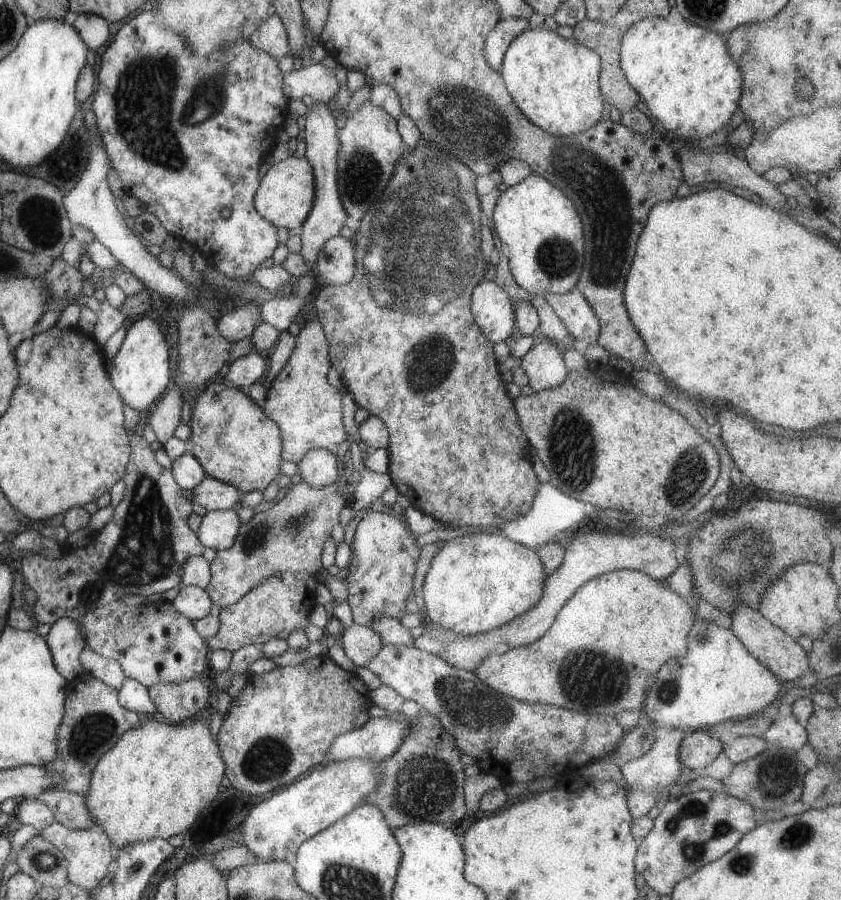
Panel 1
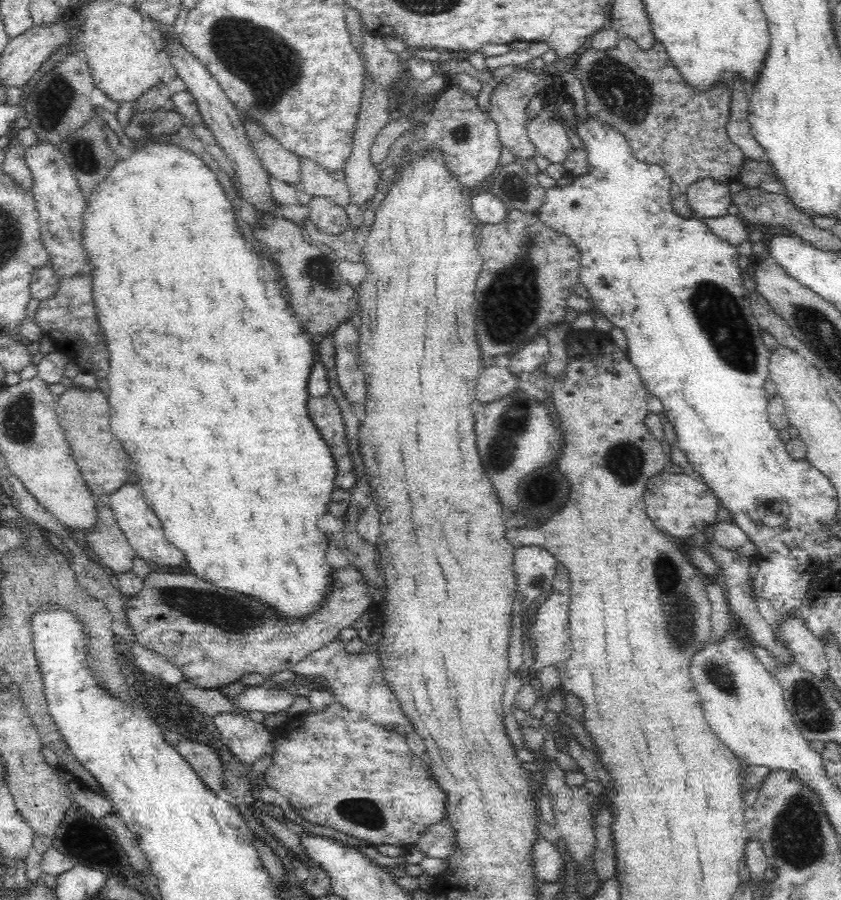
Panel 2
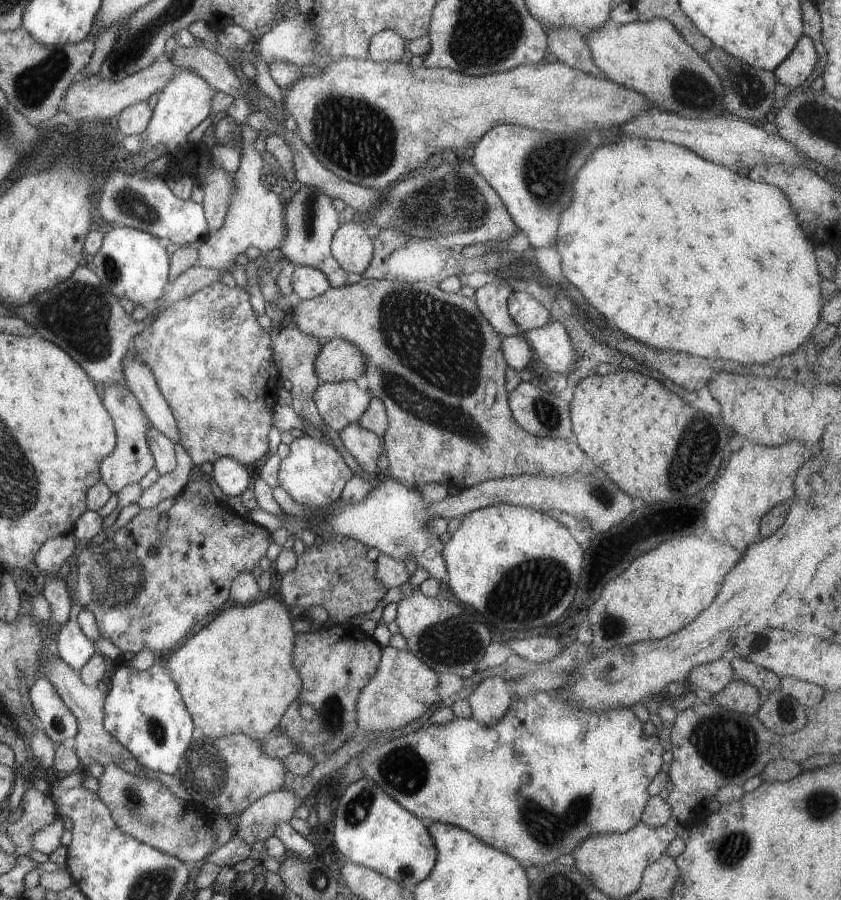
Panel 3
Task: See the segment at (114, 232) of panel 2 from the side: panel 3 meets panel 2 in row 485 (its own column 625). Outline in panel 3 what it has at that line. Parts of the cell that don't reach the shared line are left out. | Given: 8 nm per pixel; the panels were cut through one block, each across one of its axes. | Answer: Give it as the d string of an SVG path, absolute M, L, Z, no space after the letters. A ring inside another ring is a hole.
M626 137L619 139L618 142L603 144L599 148L593 150L593 156L589 156L585 160L585 164L577 170L575 178L573 178L573 194L571 194L571 202L569 206L561 212L559 216L559 226L556 230L556 250L560 257L560 275L561 281L563 281L571 291L576 291L581 294L581 297L591 306L606 322L615 330L619 331L623 335L637 340L639 343L649 348L667 348L666 351L675 353L699 354L699 356L705 356L705 358L727 358L727 360L735 360L739 364L749 364L749 362L755 362L755 364L763 364L763 362L769 362L781 354L787 354L791 350L795 350L807 336L811 336L809 332L811 329L818 325L819 322L819 310L821 310L822 300L820 299L820 274L818 272L816 258L814 254L814 248L811 242L805 237L804 232L801 230L798 224L799 216L793 212L790 208L788 198L772 184L752 181L747 177L741 178L734 172L734 170L728 166L722 164L713 164L712 162L705 162L703 158L697 158L691 150L687 150L682 146L677 146L668 141L659 142L657 140L641 140L637 137Z

